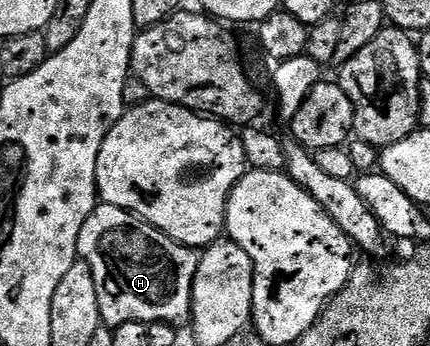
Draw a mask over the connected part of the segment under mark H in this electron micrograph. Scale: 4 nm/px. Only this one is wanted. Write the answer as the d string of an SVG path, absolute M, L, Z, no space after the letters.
M101 202L90 217L86 217L76 249L79 258L90 265L90 273L94 273L94 289L98 289L98 309L103 326L115 329L127 323L180 325L183 319L185 322L191 316L197 252L176 243L146 220L131 215L126 209L118 209L118 205Z

